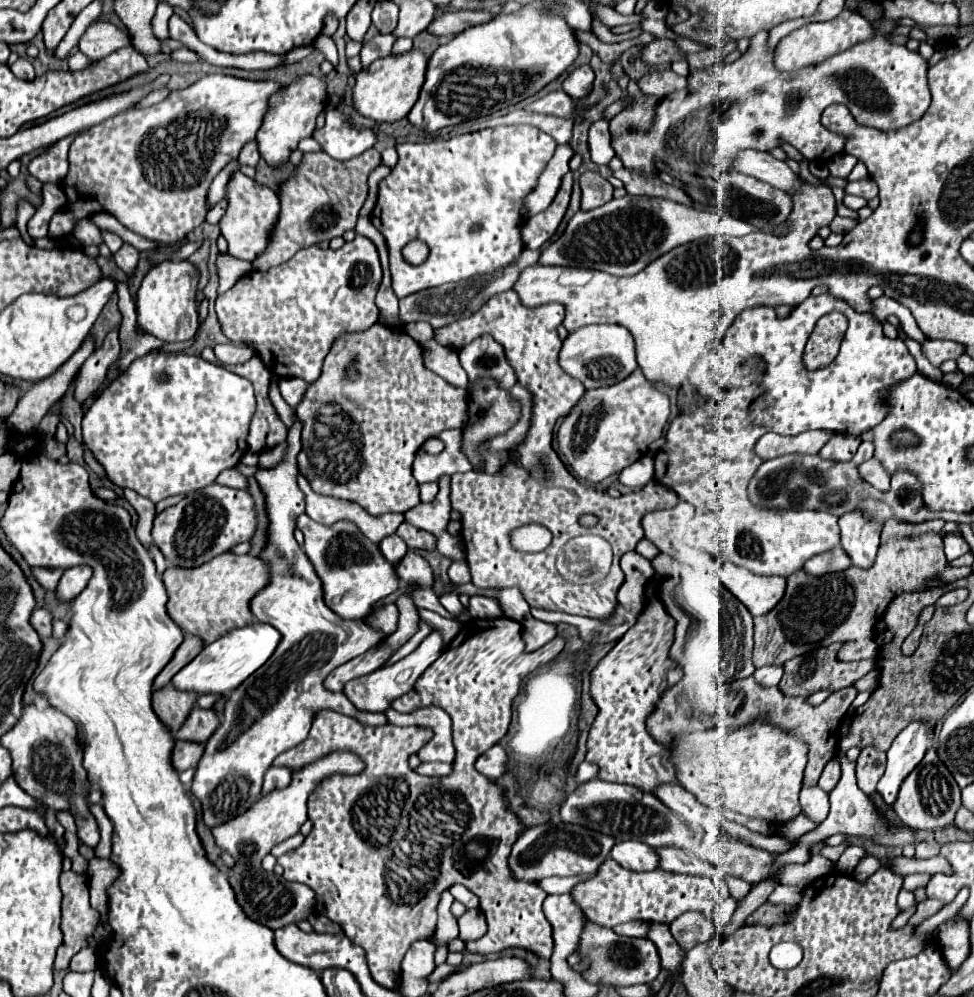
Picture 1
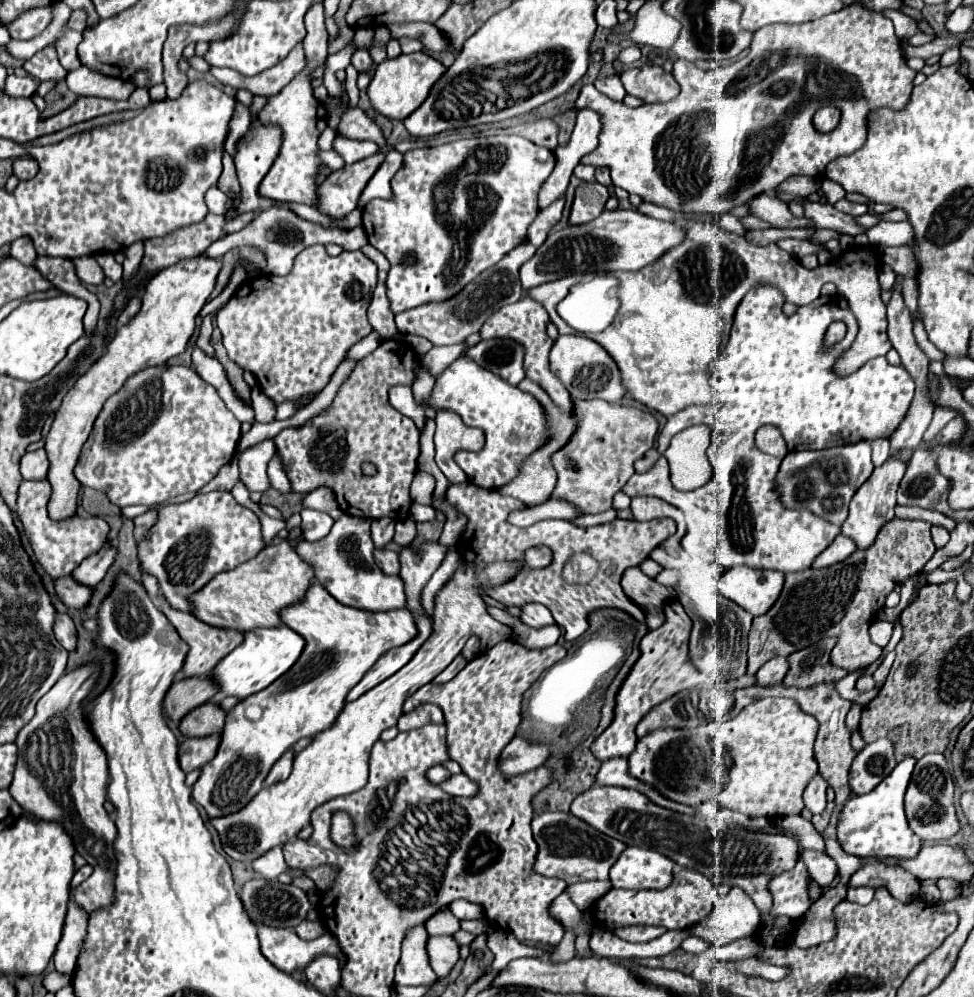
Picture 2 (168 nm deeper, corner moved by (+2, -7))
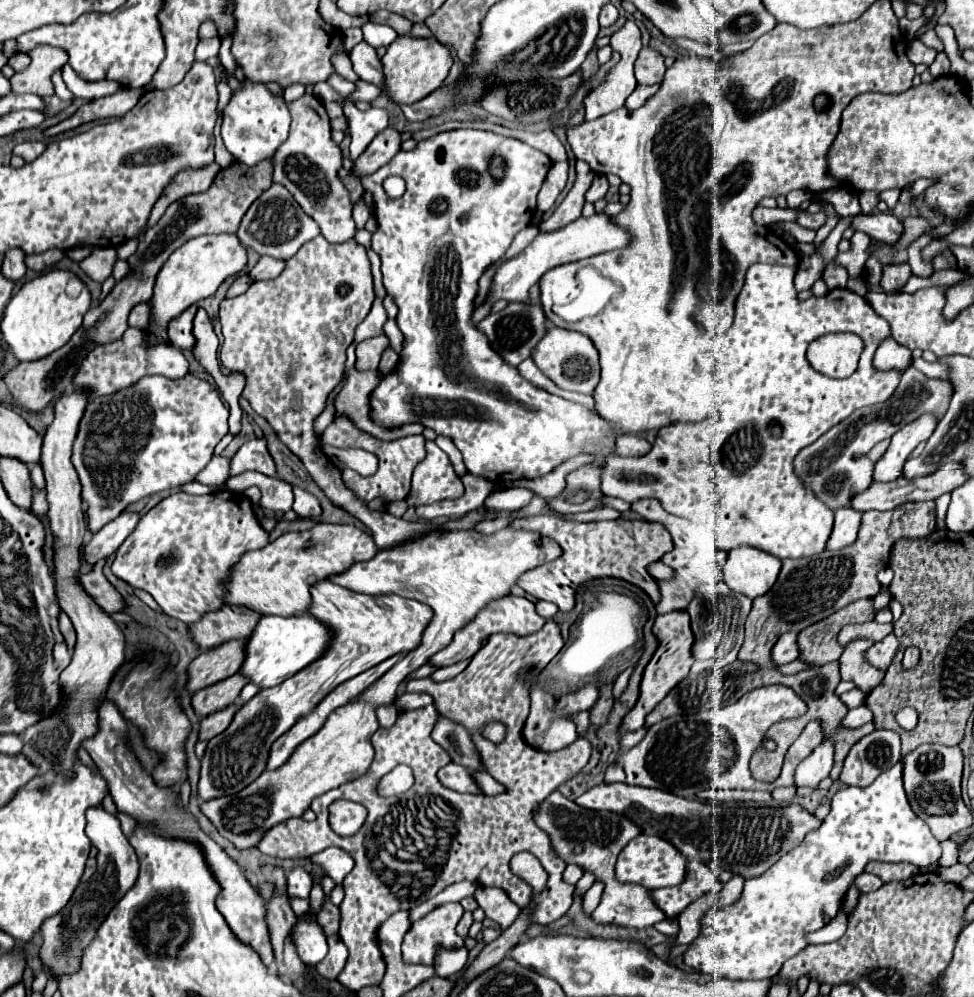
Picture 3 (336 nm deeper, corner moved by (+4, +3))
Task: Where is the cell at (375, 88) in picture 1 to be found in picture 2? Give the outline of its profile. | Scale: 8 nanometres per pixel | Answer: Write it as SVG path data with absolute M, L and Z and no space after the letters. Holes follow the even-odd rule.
M424 52L400 54L398 58L384 60L376 68L374 78L372 78L370 86L368 86L370 102L372 102L372 106L376 108L378 114L382 114L386 118L404 120L426 100L430 88L438 82L442 72L446 72L446 68L438 60L434 60L432 56L428 56Z

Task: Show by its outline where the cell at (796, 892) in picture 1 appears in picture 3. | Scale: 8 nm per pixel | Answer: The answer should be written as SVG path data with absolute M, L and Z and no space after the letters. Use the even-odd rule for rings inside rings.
M902 762L882 772L866 788L842 788L832 798L832 808L822 826L810 832L800 846L782 856L760 878L748 878L740 900L724 910L704 916L702 932L684 954L684 964L714 978L762 980L774 978L780 966L808 946L804 934L828 922L854 876L870 860L912 862L936 870L938 840L912 812L902 784Z

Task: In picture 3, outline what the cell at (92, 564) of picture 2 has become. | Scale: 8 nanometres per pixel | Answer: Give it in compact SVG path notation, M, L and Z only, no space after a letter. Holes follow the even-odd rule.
M122 512L116 520L108 522L104 528L92 534L90 542L84 546L84 560L94 566L98 560L104 560L112 556L120 544L128 538L128 534L136 528L140 520L140 514L132 512Z

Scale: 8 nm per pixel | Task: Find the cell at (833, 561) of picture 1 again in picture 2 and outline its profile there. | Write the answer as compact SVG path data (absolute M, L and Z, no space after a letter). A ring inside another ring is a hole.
M838 534L838 536L834 538L834 542L814 560L812 568L826 568L826 566L832 566L832 564L836 564L836 562L842 562L842 560L846 560L854 550L856 550L856 544L854 544L850 538Z

